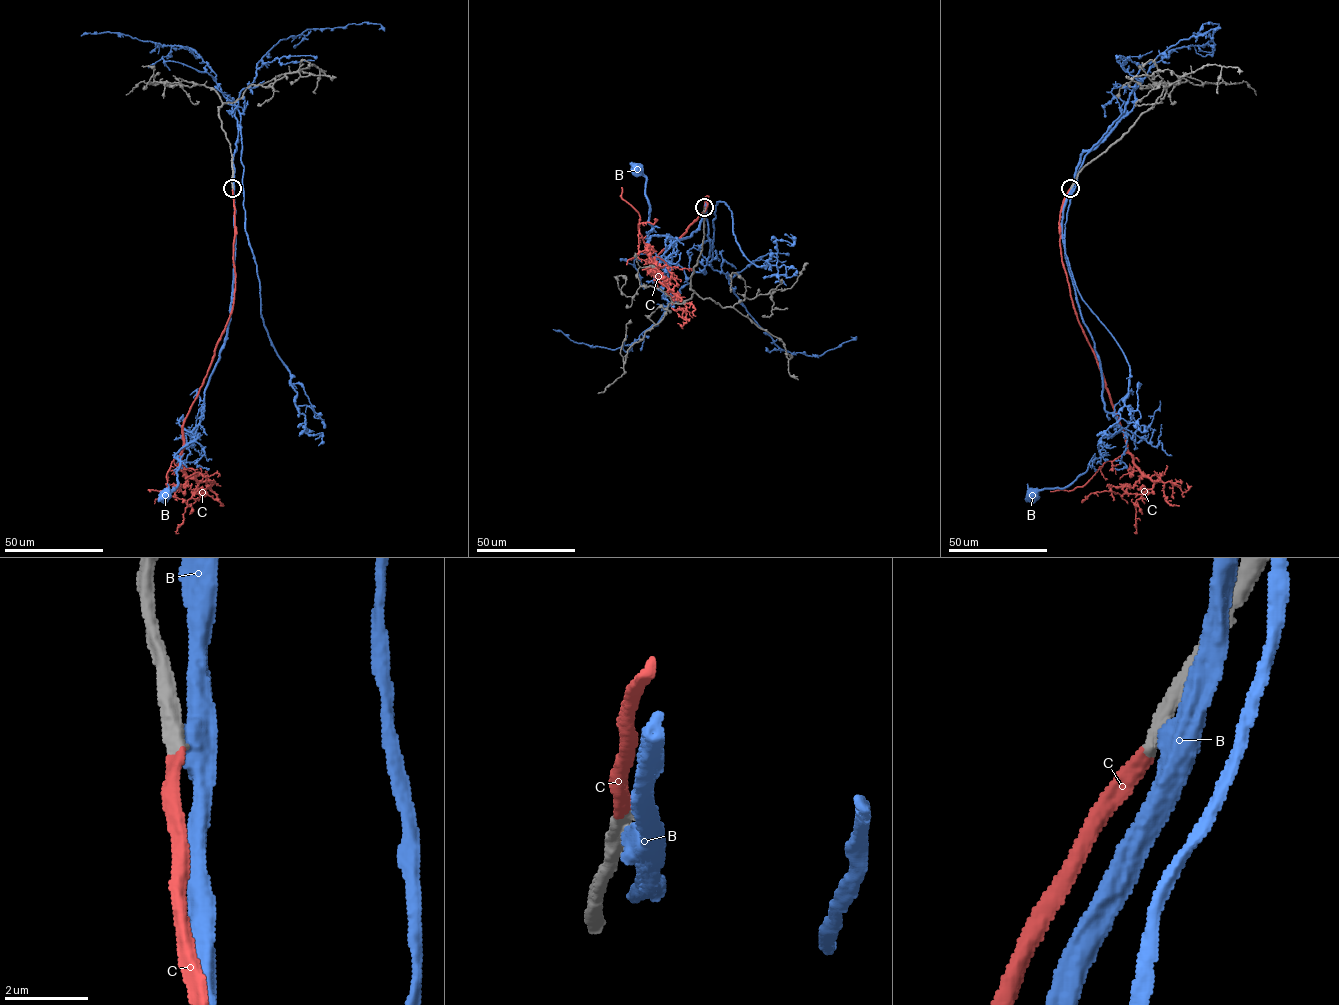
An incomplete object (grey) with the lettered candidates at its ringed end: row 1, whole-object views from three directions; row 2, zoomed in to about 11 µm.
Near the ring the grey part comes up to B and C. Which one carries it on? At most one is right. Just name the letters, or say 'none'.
C

